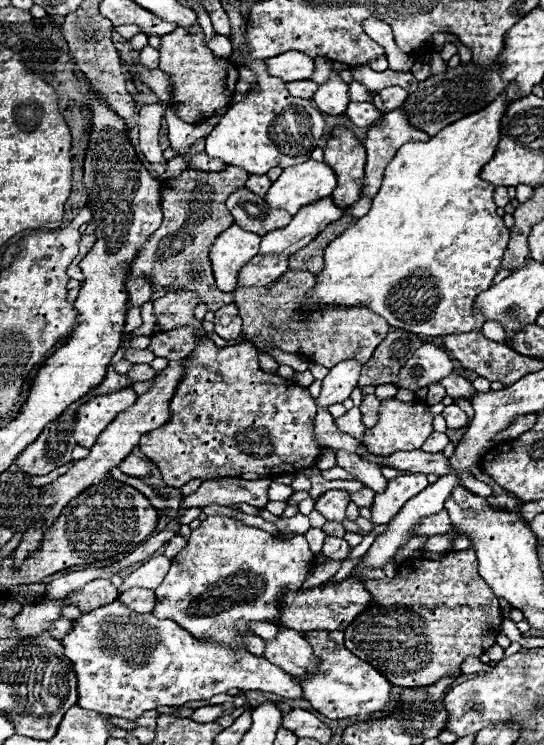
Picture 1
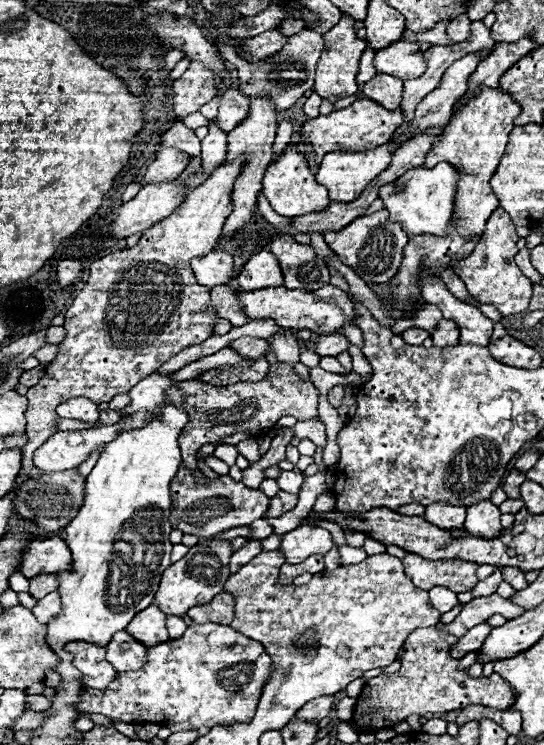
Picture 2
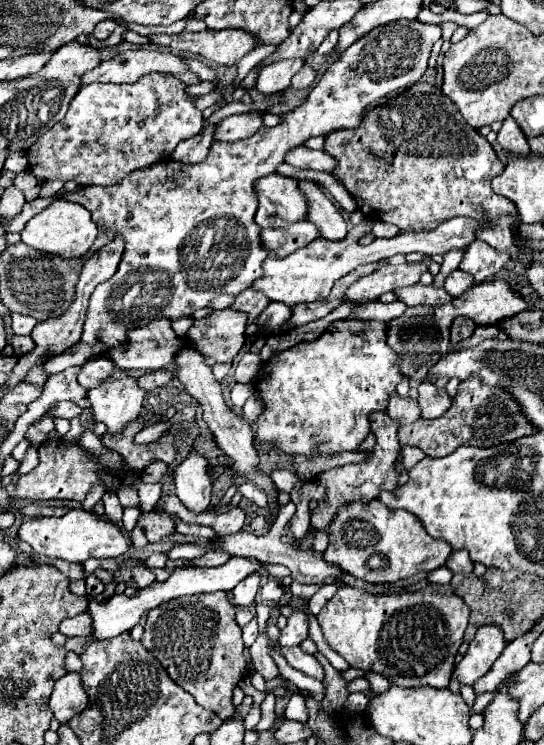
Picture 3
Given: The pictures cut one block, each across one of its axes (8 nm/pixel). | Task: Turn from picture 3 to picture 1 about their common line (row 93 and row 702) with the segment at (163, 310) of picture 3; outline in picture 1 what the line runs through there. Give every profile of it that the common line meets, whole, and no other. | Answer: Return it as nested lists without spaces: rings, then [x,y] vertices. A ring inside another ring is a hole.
[[[310,630],[304,634],[304,638],[314,648],[314,654],[322,660],[320,672],[312,678],[298,678],[302,684],[304,698],[312,704],[314,710],[324,714],[330,720],[342,720],[342,718],[356,718],[356,716],[370,716],[376,712],[388,712],[396,708],[400,702],[394,702],[398,696],[398,688],[388,682],[376,668],[372,668],[368,662],[354,656],[344,646],[334,644],[328,638],[326,630]]]

